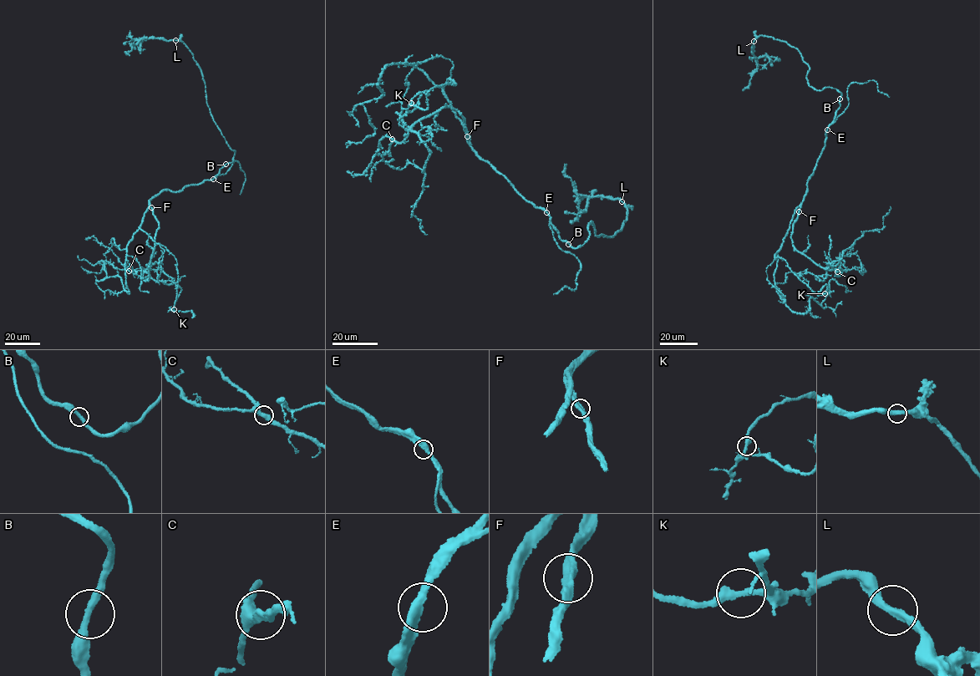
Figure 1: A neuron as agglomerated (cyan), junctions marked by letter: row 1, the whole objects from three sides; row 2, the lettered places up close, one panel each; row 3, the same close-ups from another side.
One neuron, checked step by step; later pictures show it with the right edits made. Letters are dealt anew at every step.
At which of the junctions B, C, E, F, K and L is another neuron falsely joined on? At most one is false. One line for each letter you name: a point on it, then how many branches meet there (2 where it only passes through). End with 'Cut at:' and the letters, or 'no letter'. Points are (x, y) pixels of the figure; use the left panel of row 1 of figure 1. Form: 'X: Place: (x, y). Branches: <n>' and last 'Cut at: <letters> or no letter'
Cut at: no letter

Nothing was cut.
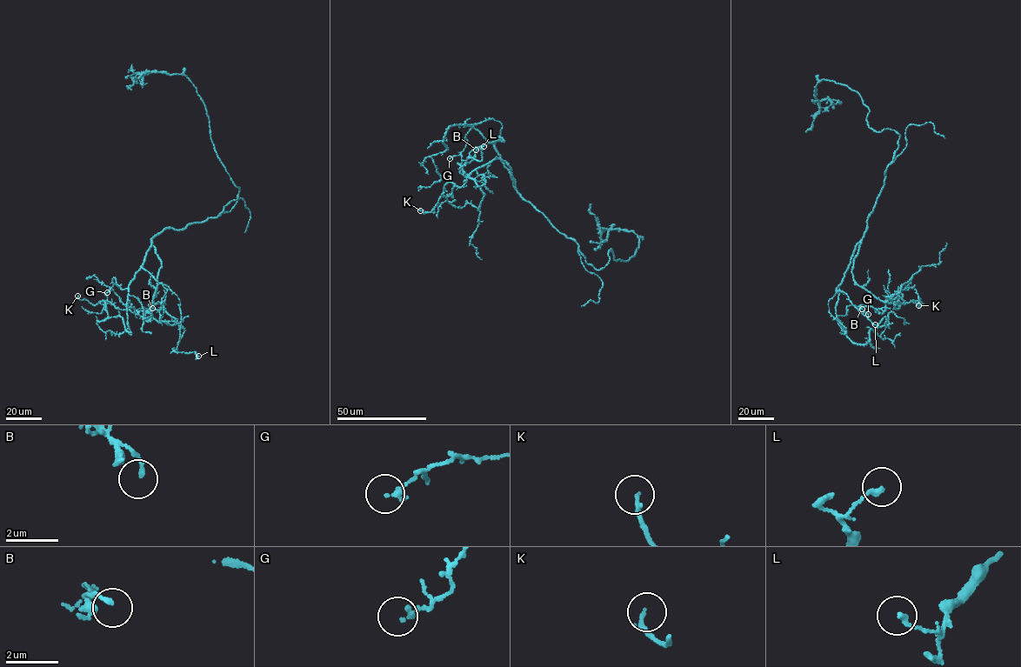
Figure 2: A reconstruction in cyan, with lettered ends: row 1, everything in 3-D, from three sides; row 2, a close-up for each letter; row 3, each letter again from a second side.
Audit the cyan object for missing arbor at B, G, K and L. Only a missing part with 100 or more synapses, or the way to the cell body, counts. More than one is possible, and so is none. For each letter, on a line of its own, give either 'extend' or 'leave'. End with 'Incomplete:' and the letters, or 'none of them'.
B: leave
G: leave
K: leave
L: leave
Incomplete: none of them

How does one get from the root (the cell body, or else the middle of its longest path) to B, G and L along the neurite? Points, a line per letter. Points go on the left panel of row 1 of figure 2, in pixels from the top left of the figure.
B: (190, 224), (178, 230), (170, 227), (152, 239), (161, 268), (147, 321), (149, 304), (152, 308)
G: (190, 224), (178, 230), (170, 227), (155, 236), (128, 289), (122, 289), (113, 277), (112, 287), (107, 292)
L: (190, 224), (178, 230), (170, 227), (155, 236), (142, 267), (179, 299), (177, 351), (198, 356)

